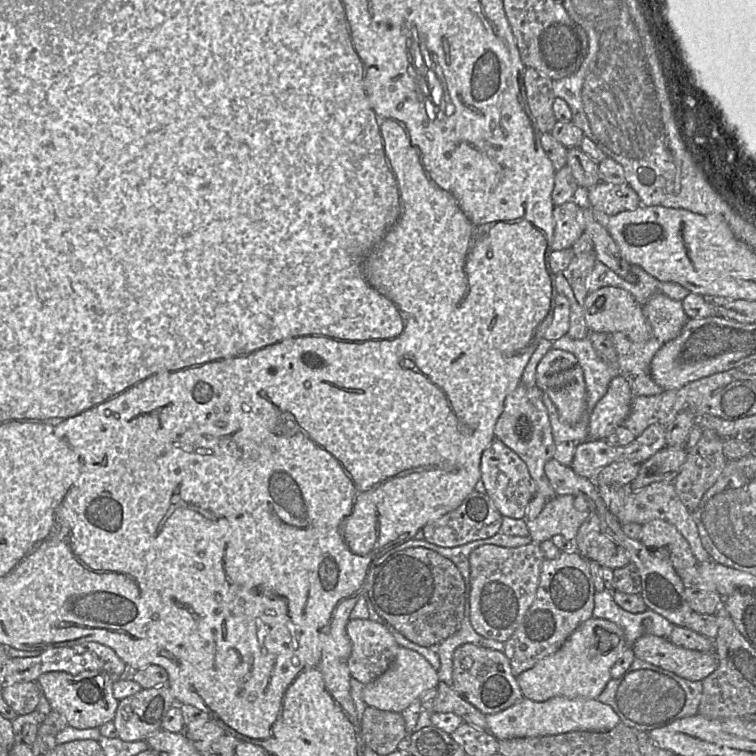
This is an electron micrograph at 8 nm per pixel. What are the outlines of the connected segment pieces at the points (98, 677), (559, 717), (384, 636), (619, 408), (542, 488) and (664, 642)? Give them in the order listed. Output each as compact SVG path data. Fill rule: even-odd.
M53 671L53 672L48 672L48 673L42 674L37 679L36 683L38 683L38 686L40 687L42 694L48 700L51 710L62 715L65 718L68 726L72 726L77 729L88 729L88 728L96 728L96 727L99 728L101 725L103 725L107 722L113 721L118 704L119 704L119 701L113 696L113 683L114 683L114 680L116 680L116 679L119 679L119 678L114 678L110 674L108 674L104 671L84 671L77 675L71 675L67 672Z
M555 696L543 702L523 697L511 707L486 715L487 730L498 740L557 735L567 732L608 732L621 721L616 712L597 699Z
M350 618L346 632L351 641L350 675L368 684L389 668L400 646L383 625L370 618Z
M617 376L609 383L606 394L594 407L588 426L588 440L604 440L616 428L622 426L631 410L631 402L634 398L629 383L621 376Z
M520 384L512 391L505 399L505 407L494 427L494 435L526 463L536 484L536 494L543 496L546 502L554 499L557 495L544 472L544 466L553 459L555 442L542 390L537 386Z
M644 634L631 646L635 658L690 681L702 681L713 673L719 660L716 651L702 652L673 644L669 639Z

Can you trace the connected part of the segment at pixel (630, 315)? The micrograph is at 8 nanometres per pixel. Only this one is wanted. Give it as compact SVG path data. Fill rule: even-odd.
M605 286L587 295L584 316L590 332L624 333L632 342L648 340L652 335L651 325L643 314L642 306L628 291L613 286Z

